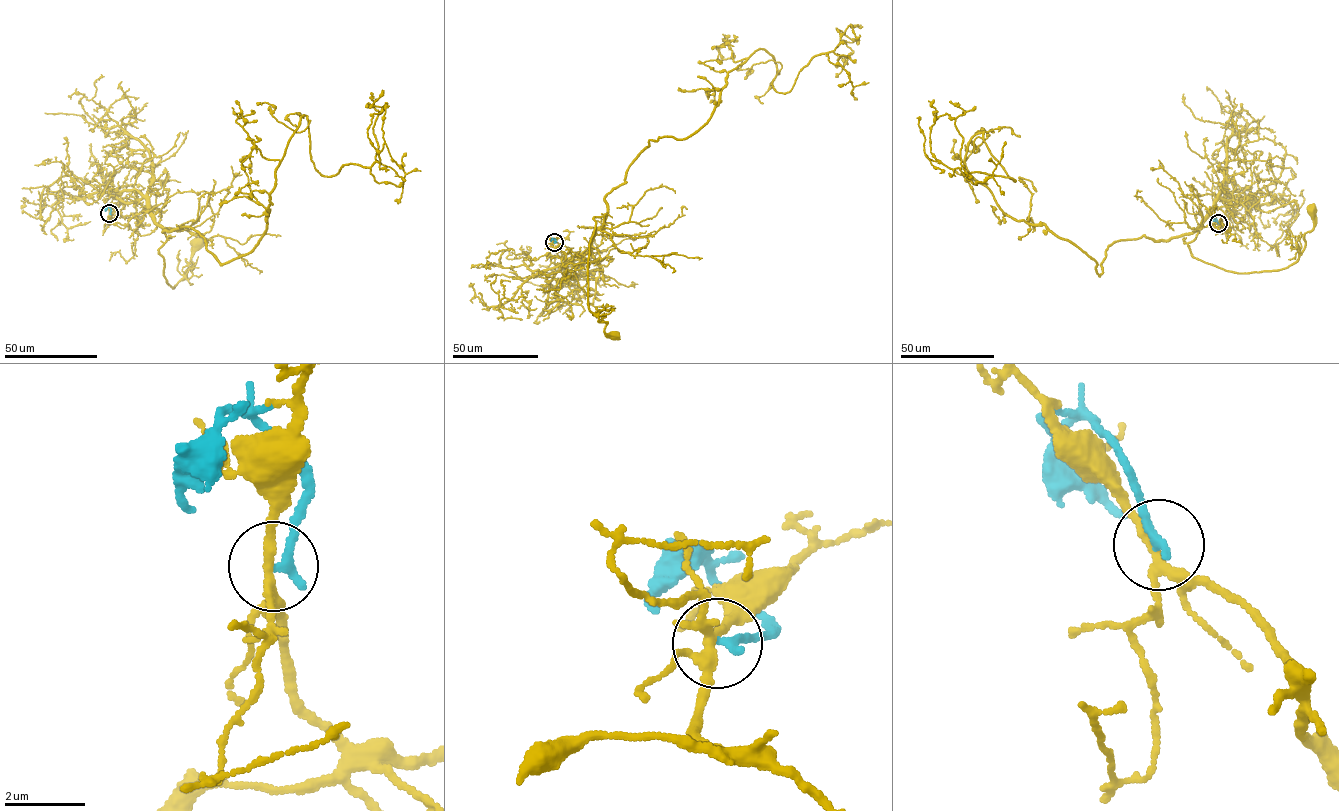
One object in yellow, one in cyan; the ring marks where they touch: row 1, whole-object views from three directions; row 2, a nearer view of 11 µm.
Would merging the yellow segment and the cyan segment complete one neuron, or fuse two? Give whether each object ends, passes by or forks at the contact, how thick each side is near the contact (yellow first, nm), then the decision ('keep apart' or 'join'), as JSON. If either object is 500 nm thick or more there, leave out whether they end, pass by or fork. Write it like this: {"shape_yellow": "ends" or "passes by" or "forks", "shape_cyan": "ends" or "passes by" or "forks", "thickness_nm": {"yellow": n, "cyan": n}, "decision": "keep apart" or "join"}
{"shape_yellow": "forks", "shape_cyan": "ends", "thickness_nm": {"yellow": 200, "cyan": 240}, "decision": "keep apart"}

